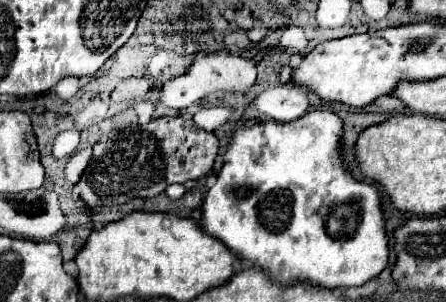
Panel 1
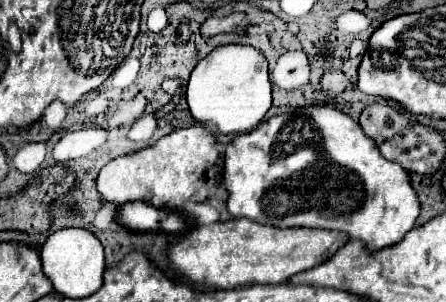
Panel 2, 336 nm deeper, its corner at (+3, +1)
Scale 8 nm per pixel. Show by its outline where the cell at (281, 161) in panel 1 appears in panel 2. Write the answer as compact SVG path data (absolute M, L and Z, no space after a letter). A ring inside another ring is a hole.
M308 106L308 108L296 108L294 112L288 114L280 114L274 116L262 124L258 124L258 128L254 128L248 134L240 134L236 136L228 146L226 146L226 158L224 158L224 186L230 192L228 196L228 212L236 218L250 218L256 220L260 224L268 224L268 226L278 226L278 228L322 228L322 230L338 230L338 232L346 232L350 238L358 238L362 240L368 250L376 252L382 250L386 246L392 246L396 242L400 242L406 232L410 232L416 226L416 218L420 214L420 200L416 196L416 190L410 184L410 174L398 164L398 162L390 162L386 160L378 148L376 142L372 142L368 136L364 136L360 124L350 118L348 114L336 110L334 106Z

